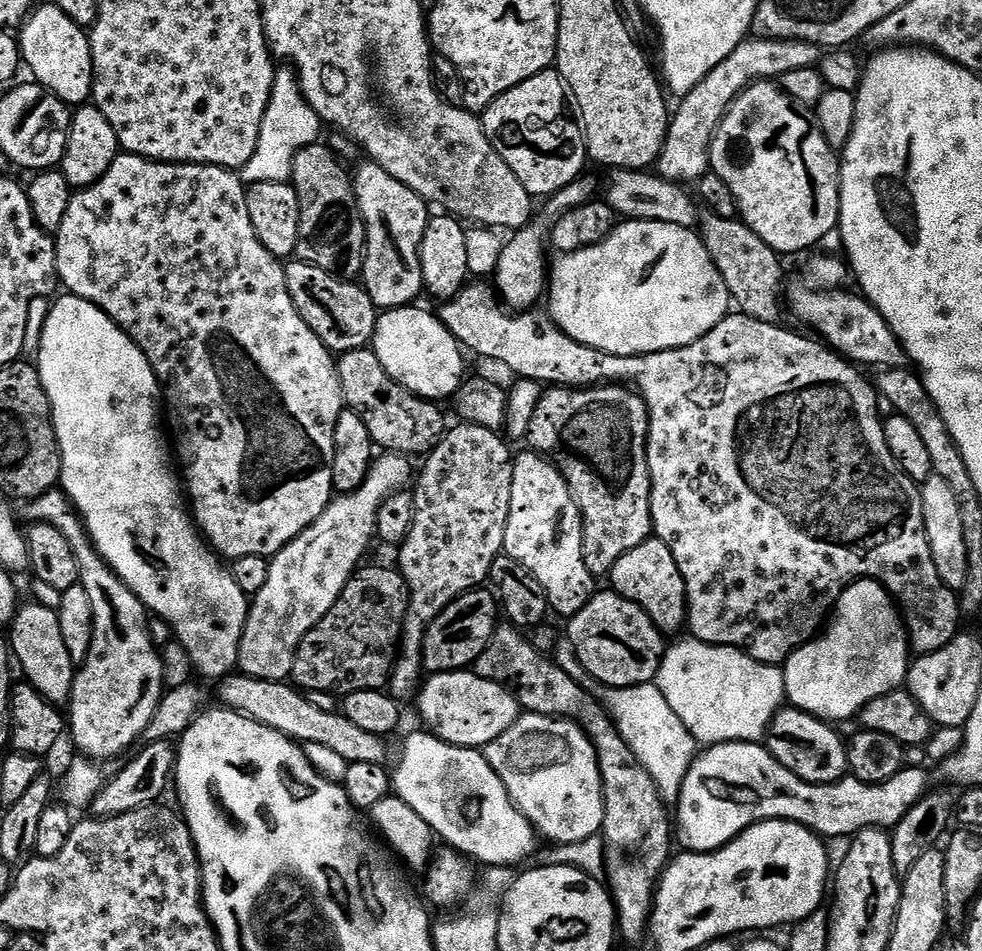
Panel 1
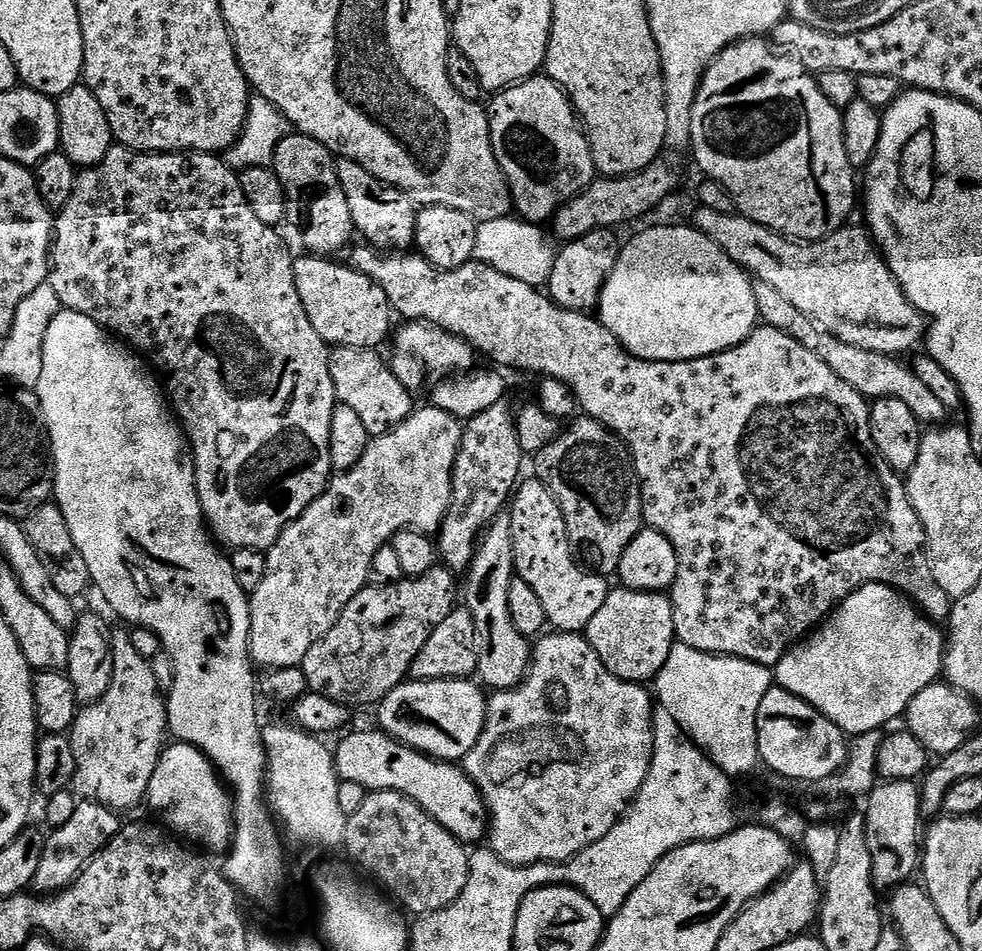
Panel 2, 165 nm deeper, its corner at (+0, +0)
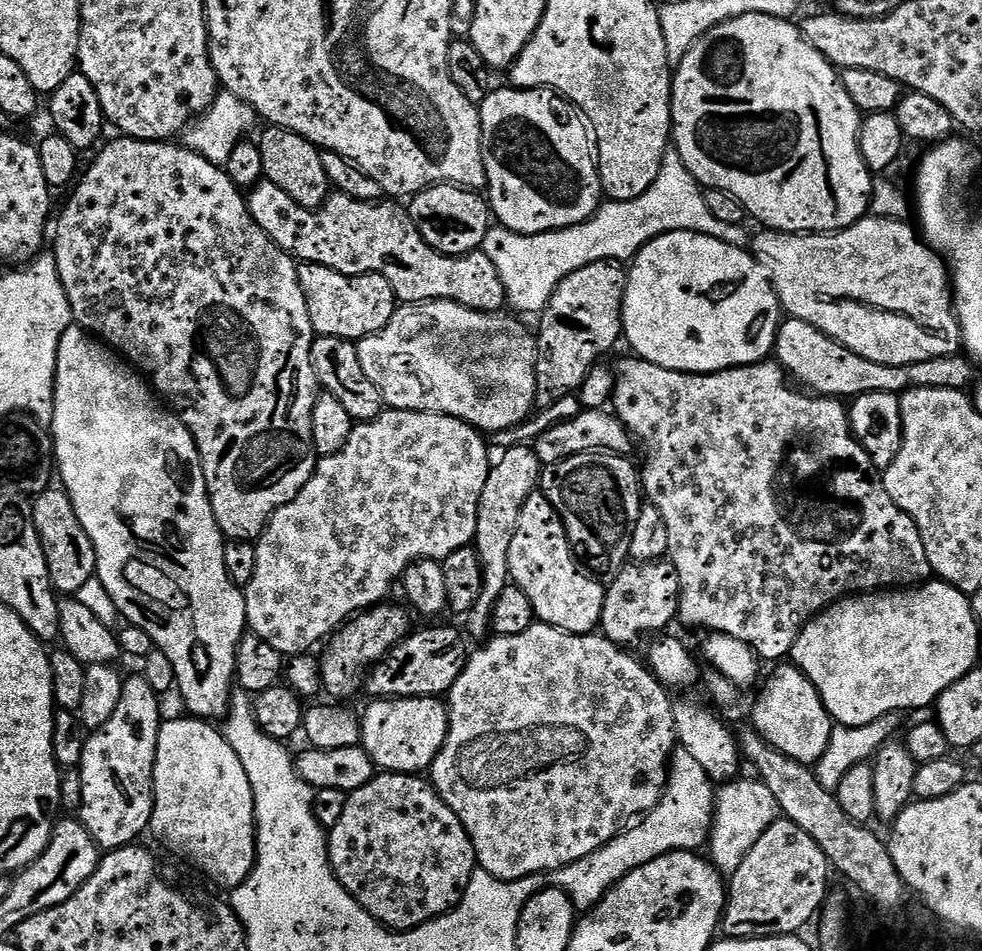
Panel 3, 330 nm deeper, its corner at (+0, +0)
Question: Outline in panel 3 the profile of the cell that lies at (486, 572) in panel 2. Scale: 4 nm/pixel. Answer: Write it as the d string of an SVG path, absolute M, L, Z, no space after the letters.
M527 443L501 451L499 456L500 461L497 464L495 461L489 467L486 486L482 489L482 498L478 502L474 547L482 566L482 590L478 594L478 600L466 614L467 635L473 641L480 640L476 642L489 639L494 602L498 602L498 594L502 594L502 590L510 583L510 542L514 542L514 530L518 530L518 514L522 506L526 506L526 498L530 498L530 494L537 491L542 471L535 447Z

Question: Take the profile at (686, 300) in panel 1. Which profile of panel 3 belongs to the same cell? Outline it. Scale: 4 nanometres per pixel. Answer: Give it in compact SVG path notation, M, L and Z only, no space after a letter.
M664 232L656 236L649 244L645 244L636 253L627 269L628 285L624 295L622 306L622 322L624 323L623 339L633 348L639 359L650 362L654 366L662 366L666 370L675 372L697 372L708 374L710 372L721 372L731 368L741 368L751 364L763 364L773 355L776 347L776 332L782 323L782 309L780 300L772 285L772 279L768 277L767 270L759 264L751 251L735 248L726 242L722 242L713 236L707 236L701 232Z

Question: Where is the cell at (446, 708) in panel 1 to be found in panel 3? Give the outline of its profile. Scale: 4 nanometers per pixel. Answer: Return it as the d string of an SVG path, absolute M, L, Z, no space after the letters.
M434 696L406 698L405 700L377 700L362 712L361 738L363 751L368 753L373 765L384 772L420 774L431 769L436 756L448 737L448 706L443 699Z

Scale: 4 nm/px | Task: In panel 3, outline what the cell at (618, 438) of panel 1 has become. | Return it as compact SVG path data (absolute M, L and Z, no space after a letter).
M587 452L555 460L540 473L539 491L543 492L554 510L558 510L568 541L572 543L572 551L600 578L615 576L630 560L630 534L642 507L642 476L632 462L629 457L617 456L615 452Z

